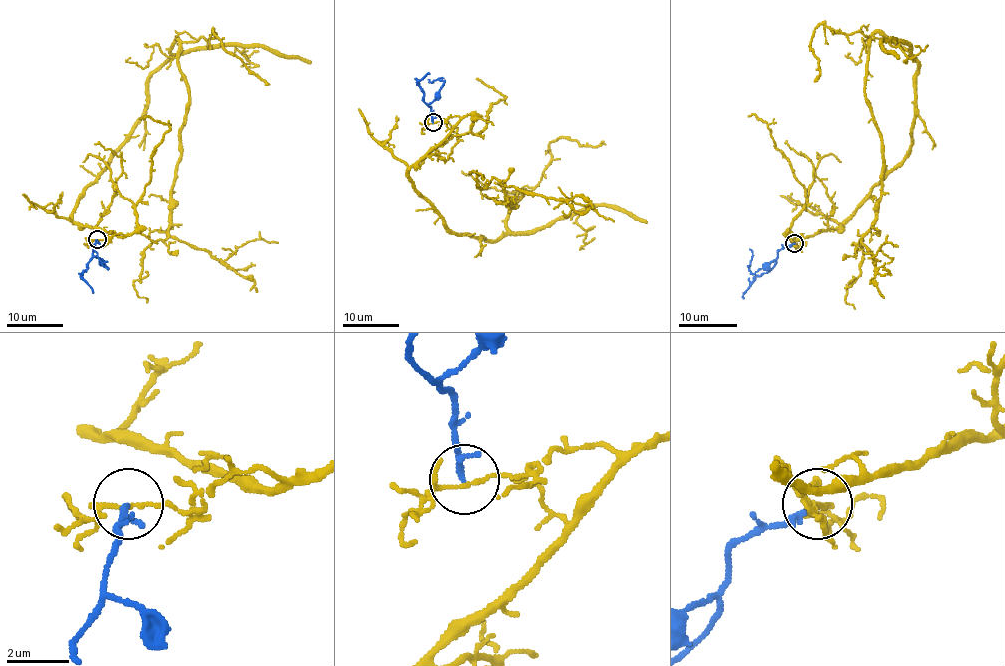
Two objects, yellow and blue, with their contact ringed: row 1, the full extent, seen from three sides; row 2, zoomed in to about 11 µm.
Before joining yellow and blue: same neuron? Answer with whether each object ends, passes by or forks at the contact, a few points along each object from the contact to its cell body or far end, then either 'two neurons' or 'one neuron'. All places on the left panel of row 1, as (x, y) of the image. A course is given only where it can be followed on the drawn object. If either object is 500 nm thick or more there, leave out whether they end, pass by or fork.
yellow forks there; blue passes by; yellow runs (97, 239), (115, 233), (79, 226), (76, 200), (175, 38), (168, 233), (220, 260), (277, 243); blue runs (97, 239), (93, 254), (108, 268), (91, 245); two neurons

